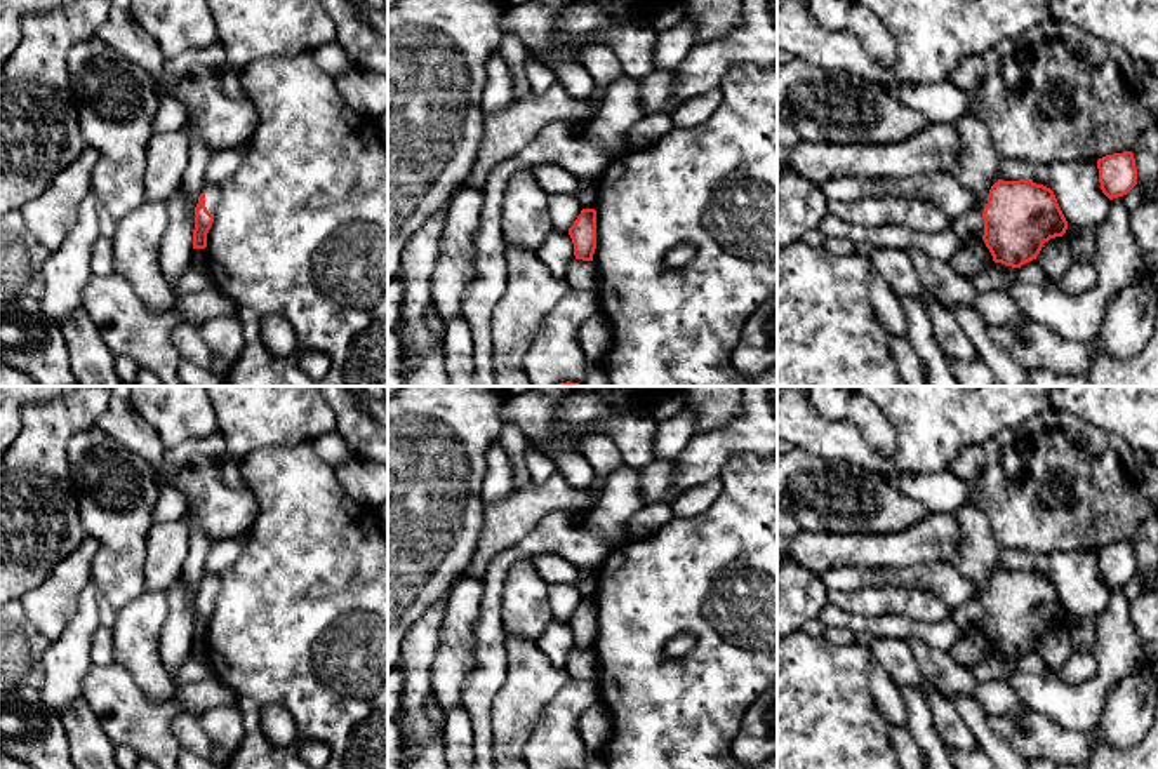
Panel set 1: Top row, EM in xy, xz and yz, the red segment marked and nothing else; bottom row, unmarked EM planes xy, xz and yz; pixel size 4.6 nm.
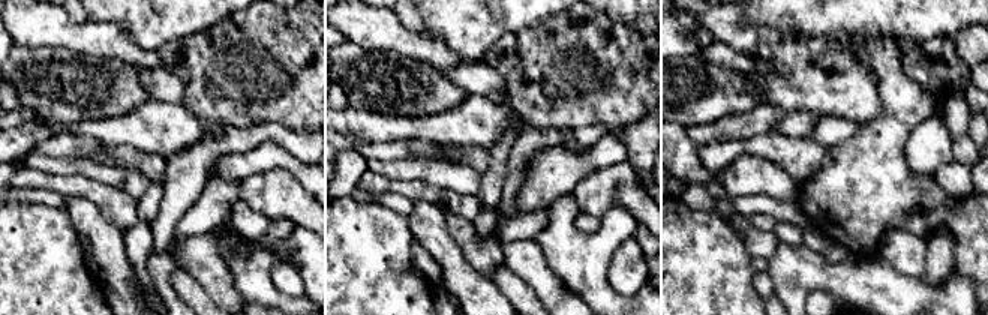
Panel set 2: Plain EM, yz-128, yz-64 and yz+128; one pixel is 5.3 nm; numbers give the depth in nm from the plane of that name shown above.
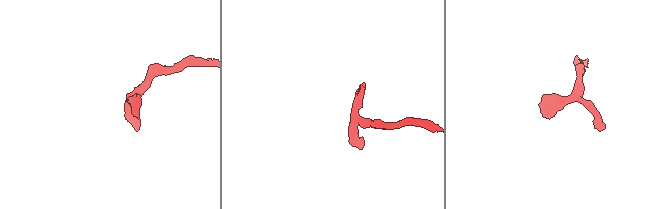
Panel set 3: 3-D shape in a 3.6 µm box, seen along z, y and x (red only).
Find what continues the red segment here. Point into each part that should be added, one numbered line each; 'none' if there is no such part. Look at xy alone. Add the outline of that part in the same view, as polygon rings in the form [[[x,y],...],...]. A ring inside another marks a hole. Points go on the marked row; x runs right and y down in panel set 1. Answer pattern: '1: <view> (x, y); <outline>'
1: xy (212, 195); [[[207,183],[207,184],[203,186],[203,195],[205,195],[205,207],[207,207],[207,211],[209,211],[210,214],[216,214],[216,209],[217,209],[219,200],[221,200],[219,186]]]

